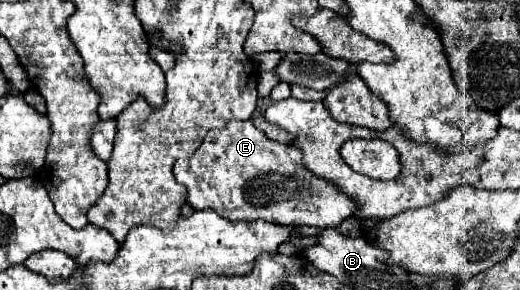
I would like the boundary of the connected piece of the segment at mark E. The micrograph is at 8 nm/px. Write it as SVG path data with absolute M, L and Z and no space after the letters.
M230 121L222 129L210 131L202 145L188 159L176 161L176 181L186 187L186 203L194 211L214 209L230 221L256 221L264 219L278 225L314 225L314 227L338 227L354 213L354 201L346 201L330 181L322 181L302 169L302 153L292 145L284 145L268 139L252 121Z

